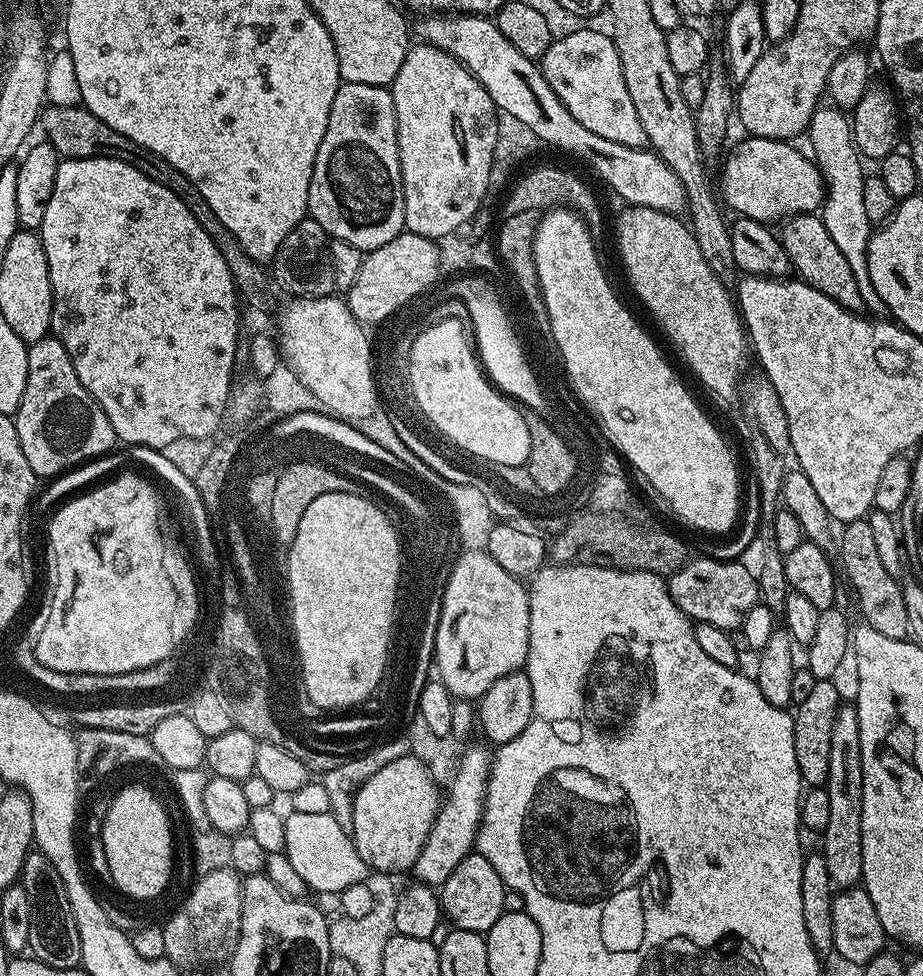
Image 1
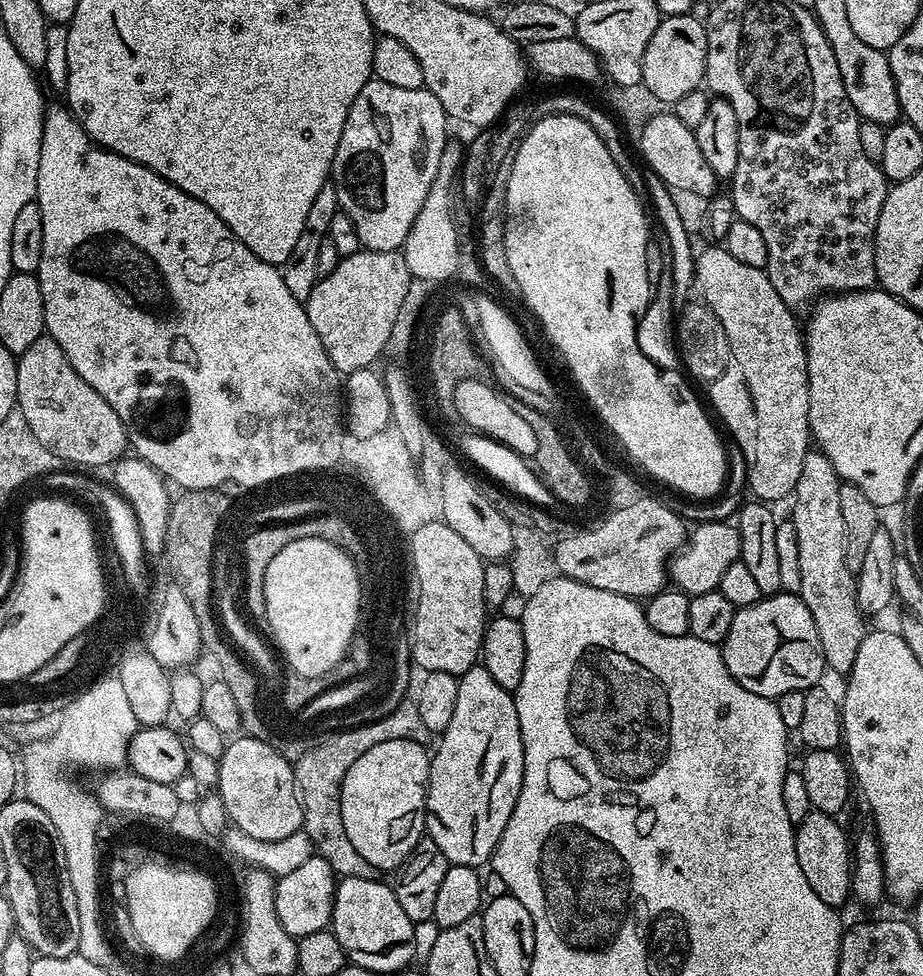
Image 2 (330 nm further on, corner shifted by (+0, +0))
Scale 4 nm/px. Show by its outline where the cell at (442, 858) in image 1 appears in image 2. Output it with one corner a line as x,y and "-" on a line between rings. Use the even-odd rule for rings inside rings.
482,666
466,670
458,678
458,698
450,726
446,726
435,748
428,765
428,797
424,800
427,839
442,850
449,865
461,864
479,869
480,864
487,865
495,854
502,830
506,830
506,822
510,822
510,814
514,814
522,790
524,743
515,695
498,686
490,670

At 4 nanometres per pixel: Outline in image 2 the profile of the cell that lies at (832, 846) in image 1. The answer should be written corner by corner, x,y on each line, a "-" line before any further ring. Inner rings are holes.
810,450
806,458
802,458
802,474
798,474
796,490
792,496
790,519
794,522
794,530
798,530
798,567
802,574
802,586
799,598
806,602
806,610
810,610
810,618
814,618
814,626
818,626
818,642
822,642
824,663
841,674
852,671
854,658
858,658
858,646
862,646
866,635
866,617
858,606
856,597
856,577
846,566
846,522
842,522
842,509
838,502
841,479
834,466
830,466
830,458
819,450

